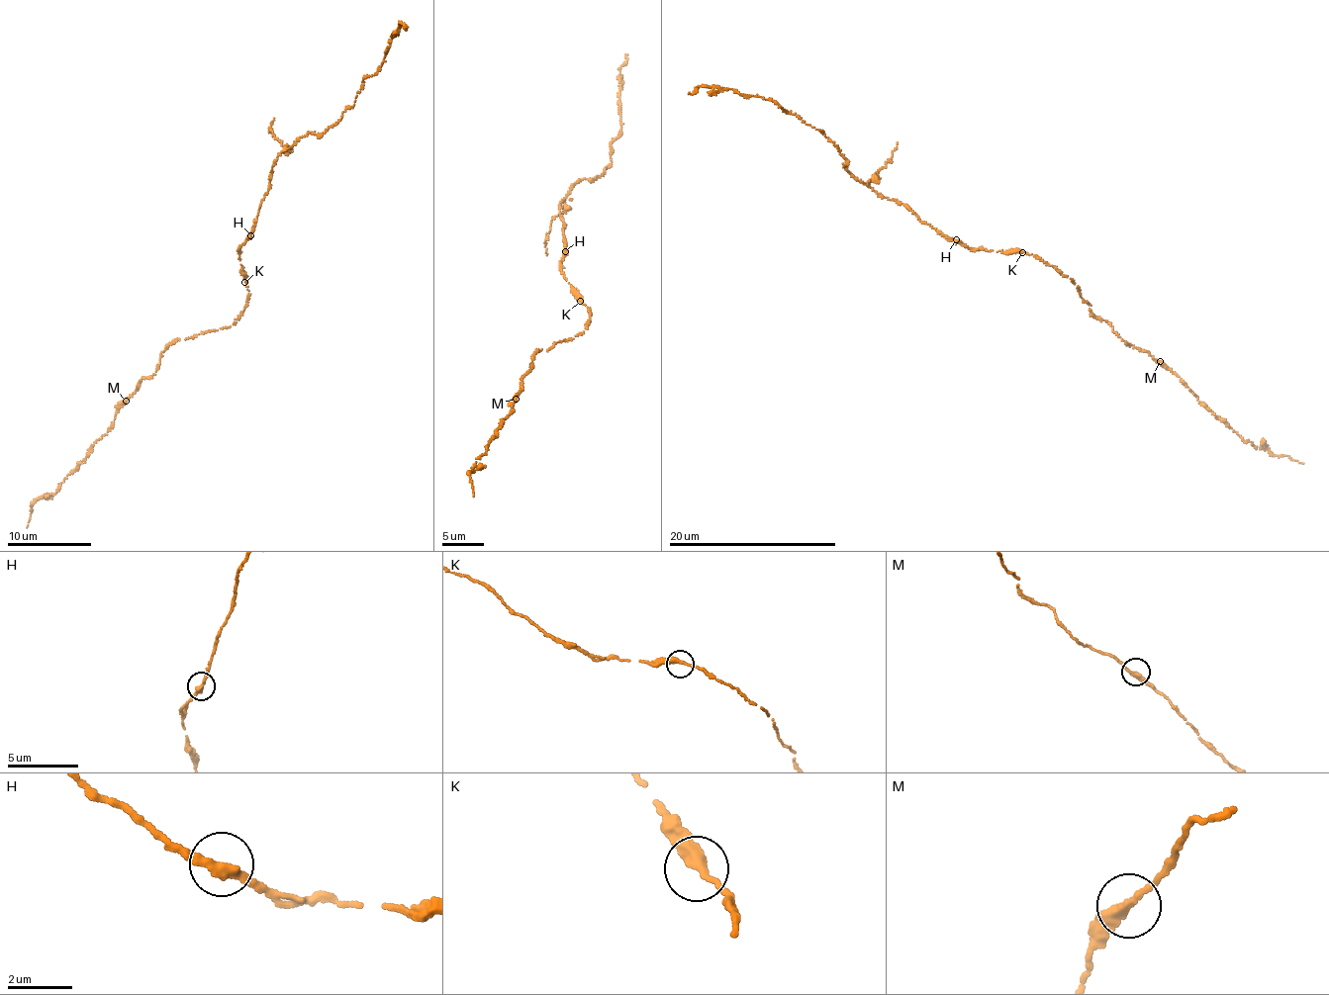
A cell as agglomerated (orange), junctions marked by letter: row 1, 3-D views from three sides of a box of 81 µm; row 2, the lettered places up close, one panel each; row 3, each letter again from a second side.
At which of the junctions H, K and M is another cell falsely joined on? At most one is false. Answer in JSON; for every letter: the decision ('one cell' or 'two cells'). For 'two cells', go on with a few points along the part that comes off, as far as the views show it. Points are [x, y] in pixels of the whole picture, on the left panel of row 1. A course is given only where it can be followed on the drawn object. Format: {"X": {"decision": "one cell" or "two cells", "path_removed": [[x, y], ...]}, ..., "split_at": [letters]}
{"H": {"decision": "one cell"}, "K": {"decision": "one cell"}, "M": {"decision": "one cell"}, "split_at": []}

